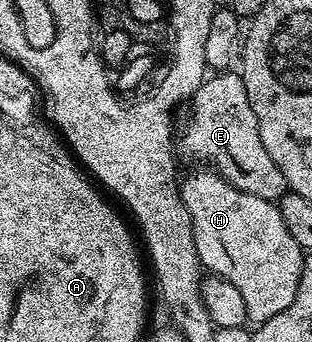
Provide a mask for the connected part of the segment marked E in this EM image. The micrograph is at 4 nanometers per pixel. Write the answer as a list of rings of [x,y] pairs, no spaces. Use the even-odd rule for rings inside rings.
[[[218,71],[207,76],[202,86],[194,92],[194,96],[188,102],[190,114],[186,122],[180,125],[180,149],[190,157],[195,157],[198,163],[210,163],[214,161],[213,168],[232,187],[244,191],[248,195],[262,197],[266,201],[277,201],[288,192],[288,186],[284,179],[284,171],[272,163],[272,158],[260,140],[260,127],[256,123],[256,111],[252,111],[252,103],[248,103],[248,91],[244,87],[241,76],[234,71]]]

